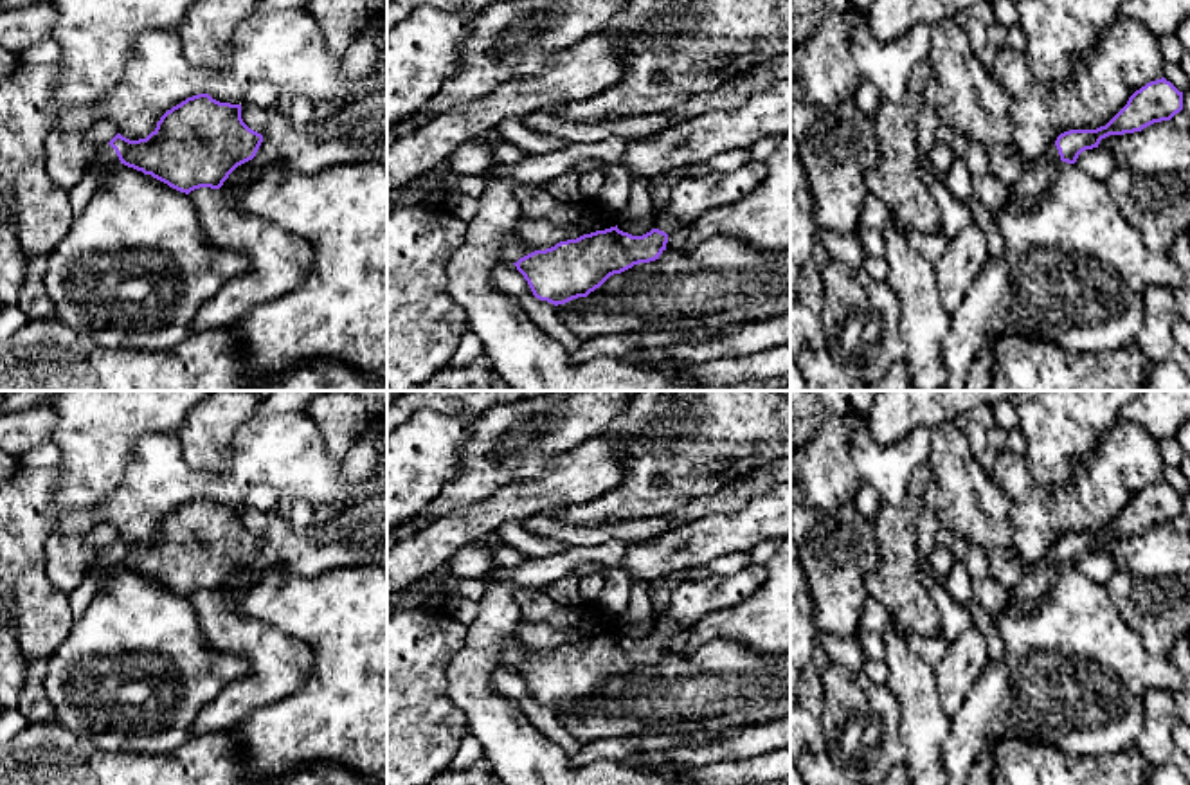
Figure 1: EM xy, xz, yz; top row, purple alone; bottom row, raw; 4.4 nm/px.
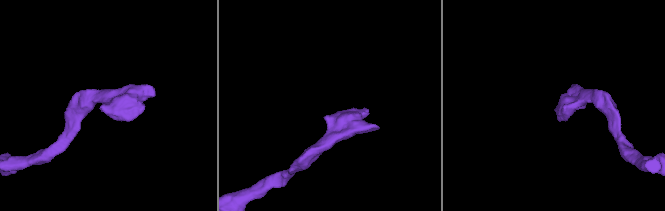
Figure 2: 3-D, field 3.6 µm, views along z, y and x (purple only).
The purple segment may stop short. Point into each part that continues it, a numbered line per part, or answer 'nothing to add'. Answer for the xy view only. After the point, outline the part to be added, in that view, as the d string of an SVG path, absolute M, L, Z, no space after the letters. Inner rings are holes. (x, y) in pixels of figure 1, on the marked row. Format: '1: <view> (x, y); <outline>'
1: xy (107, 157); M110 144L101 146L95 157L95 178L99 182L99 189L106 185L110 169L115 164L121 164L115 149Z

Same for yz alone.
1: yz (1037, 179); M1051 144L1037 162L1024 167L1021 180L1010 189L1010 209L1024 212L1032 200L1044 196L1057 180L1060 164L1059 149Z

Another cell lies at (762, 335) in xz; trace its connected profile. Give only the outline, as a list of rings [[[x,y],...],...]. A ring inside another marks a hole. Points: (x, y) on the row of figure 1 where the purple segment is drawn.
[[[790,313],[747,322],[738,331],[729,335],[700,333],[691,340],[668,347],[630,353],[625,356],[625,360],[634,364],[637,356],[643,356],[650,362],[673,360],[679,364],[702,364],[713,360],[754,356],[783,344],[790,344]]]

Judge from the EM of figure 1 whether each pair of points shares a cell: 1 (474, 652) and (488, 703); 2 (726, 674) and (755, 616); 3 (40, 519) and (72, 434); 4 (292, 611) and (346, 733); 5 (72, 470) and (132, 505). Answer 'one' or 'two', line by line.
1: one
2: two
3: two
4: one
5: two

